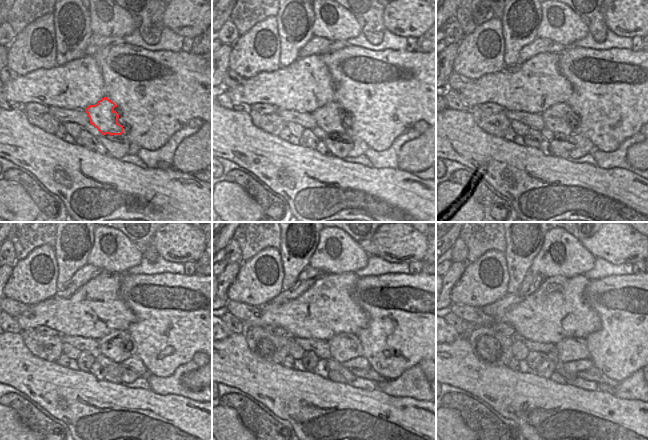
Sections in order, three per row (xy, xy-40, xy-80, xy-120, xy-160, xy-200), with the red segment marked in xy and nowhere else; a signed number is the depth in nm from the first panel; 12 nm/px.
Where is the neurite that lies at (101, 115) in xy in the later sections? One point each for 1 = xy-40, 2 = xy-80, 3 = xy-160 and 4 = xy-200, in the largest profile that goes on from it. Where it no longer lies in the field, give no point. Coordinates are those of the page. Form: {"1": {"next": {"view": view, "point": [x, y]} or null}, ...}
{"1": {"next": {"view": "xy-40", "point": [329, 117]}}, "2": {"next": {"view": "xy-80", "point": [558, 118]}}, "3": {"next": {"view": "xy-160", "point": [343, 347]}}, "4": {"next": {"view": "xy-200", "point": [570, 349]}}}

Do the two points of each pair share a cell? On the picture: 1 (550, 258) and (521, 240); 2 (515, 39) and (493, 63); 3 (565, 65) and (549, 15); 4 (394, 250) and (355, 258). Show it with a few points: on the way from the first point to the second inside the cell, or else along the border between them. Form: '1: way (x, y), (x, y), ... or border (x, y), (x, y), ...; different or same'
1: border (546, 232), (542, 247), (534, 257), (529, 269); different
2: border (501, 27), (504, 40), (503, 61), (506, 66); different
3: border (572, 45), (567, 47); different
4: border (357, 242), (369, 255); different

